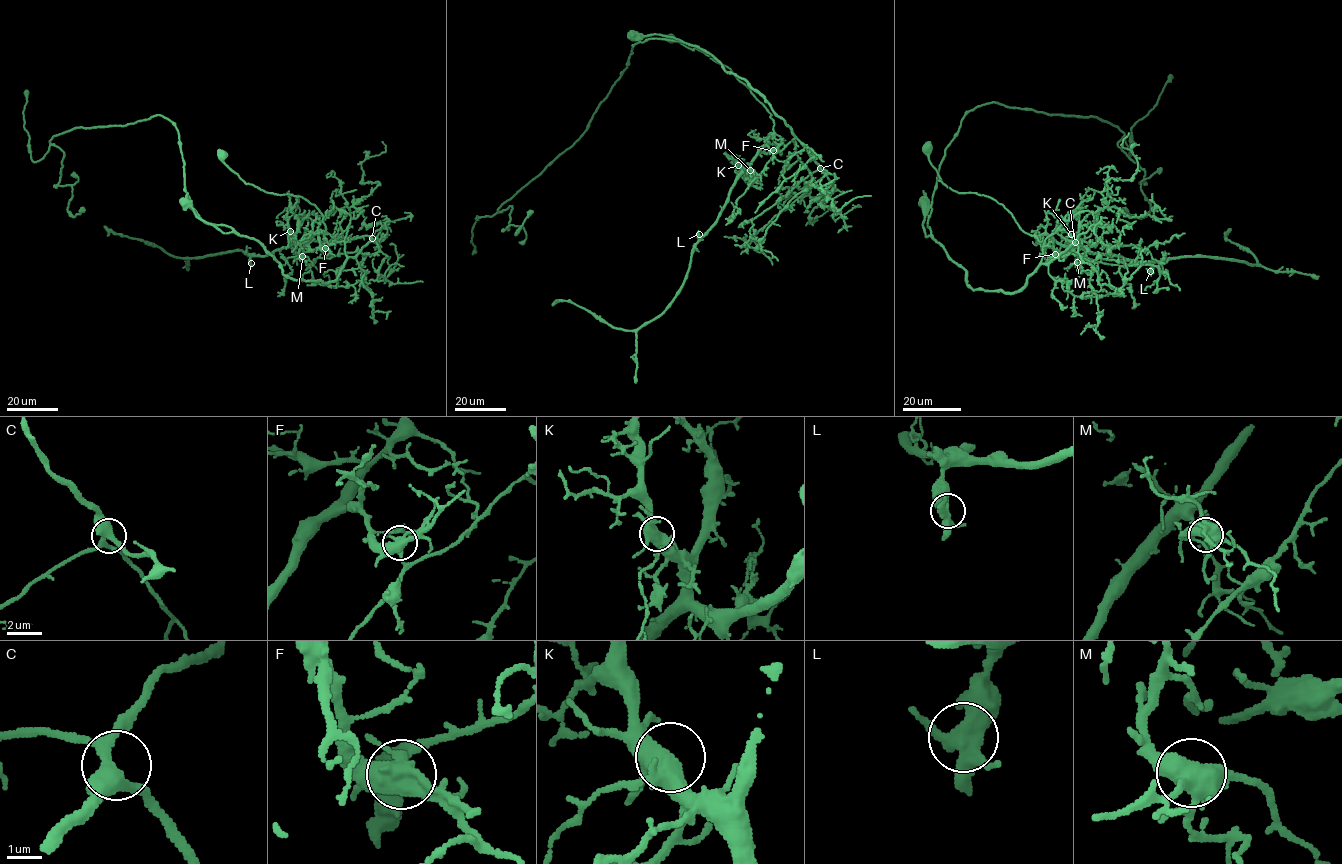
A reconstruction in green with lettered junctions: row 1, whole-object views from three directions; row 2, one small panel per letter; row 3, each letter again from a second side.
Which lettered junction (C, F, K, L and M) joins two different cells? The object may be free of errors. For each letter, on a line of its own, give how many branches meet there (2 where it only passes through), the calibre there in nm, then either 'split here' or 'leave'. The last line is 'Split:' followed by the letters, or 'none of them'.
C: 4 | 380 nm | leave
F: 4 | 500 nm | split here
K: 4 | 480 nm | leave
L: 4 | 480 nm | leave
M: 4 | 500 nm | leave
Split: F

